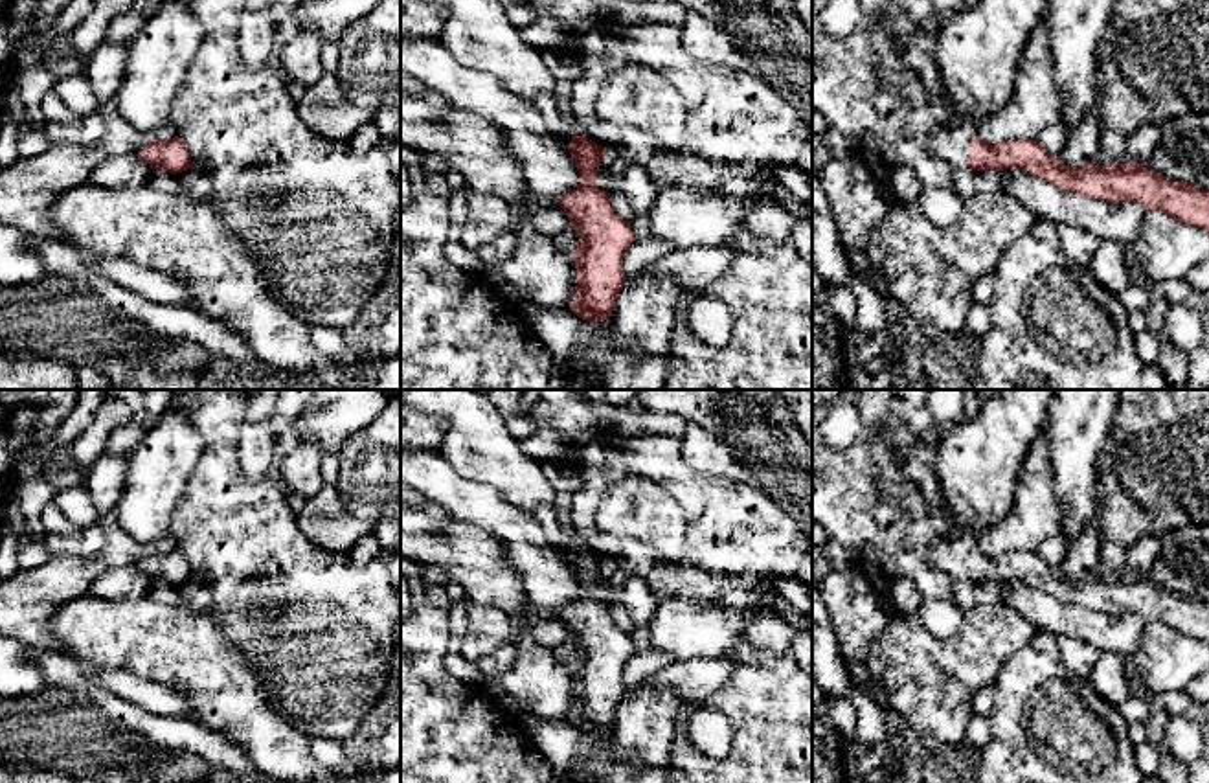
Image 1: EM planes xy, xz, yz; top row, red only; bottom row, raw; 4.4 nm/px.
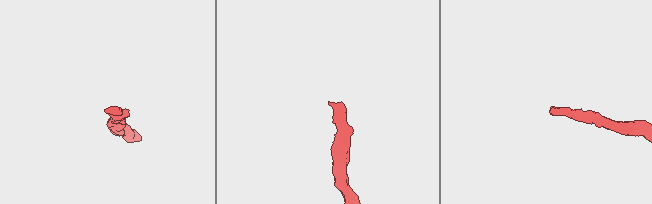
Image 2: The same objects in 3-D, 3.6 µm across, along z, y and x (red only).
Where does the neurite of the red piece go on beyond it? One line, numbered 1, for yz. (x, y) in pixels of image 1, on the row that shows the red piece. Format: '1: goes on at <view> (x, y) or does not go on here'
1: goes on at yz (978, 50)

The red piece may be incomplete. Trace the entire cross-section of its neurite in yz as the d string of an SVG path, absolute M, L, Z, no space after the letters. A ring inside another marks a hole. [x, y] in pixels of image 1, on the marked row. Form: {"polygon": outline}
{"polygon": "M979 0L972 9L944 17L935 61L955 119L928 129L926 153L954 169L1022 169L1068 193L1106 202L1134 200L1147 211L1209 232L1209 191L1174 182L1148 164L1090 162L1071 169L1036 140L990 145L977 136L979 125L1009 101L1020 55L1047 7L1049 0Z"}

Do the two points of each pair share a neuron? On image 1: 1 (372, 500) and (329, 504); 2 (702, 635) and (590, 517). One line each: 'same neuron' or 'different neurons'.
1: different neurons
2: different neurons

